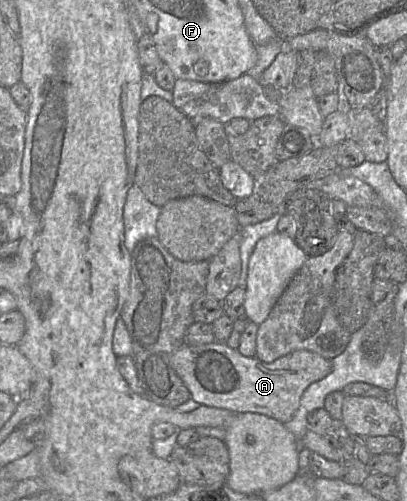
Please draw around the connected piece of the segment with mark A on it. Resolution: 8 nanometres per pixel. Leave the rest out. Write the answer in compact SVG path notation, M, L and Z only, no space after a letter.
M219 341L196 346L184 344L170 354L170 363L190 391L191 399L200 405L234 413L259 413L282 423L293 417L306 388L332 370L330 360L309 350L296 350L265 363L256 357L245 357Z

